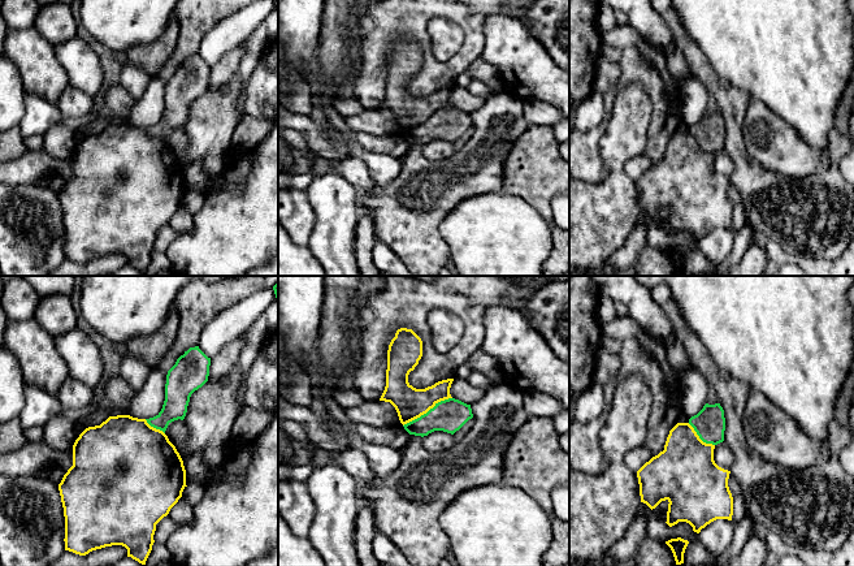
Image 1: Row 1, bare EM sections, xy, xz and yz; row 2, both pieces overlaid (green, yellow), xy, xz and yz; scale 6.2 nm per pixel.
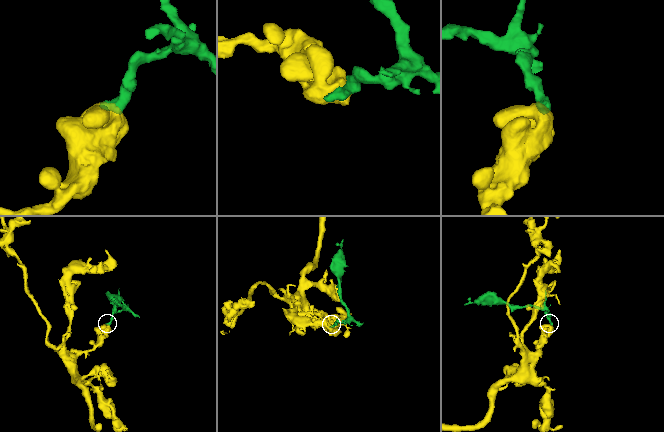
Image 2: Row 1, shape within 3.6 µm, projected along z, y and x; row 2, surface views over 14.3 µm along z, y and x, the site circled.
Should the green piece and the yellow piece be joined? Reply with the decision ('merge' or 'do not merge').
do not merge

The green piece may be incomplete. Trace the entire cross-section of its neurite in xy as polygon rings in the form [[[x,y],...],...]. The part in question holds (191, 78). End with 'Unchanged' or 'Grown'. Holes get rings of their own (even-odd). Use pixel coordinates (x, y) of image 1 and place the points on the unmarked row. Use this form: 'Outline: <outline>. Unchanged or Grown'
Outline: [[[199,55],[190,56],[168,79],[165,92],[165,109],[161,120],[147,131],[165,142],[174,129],[183,129],[191,103],[201,96],[209,85],[211,66]]]. Unchanged

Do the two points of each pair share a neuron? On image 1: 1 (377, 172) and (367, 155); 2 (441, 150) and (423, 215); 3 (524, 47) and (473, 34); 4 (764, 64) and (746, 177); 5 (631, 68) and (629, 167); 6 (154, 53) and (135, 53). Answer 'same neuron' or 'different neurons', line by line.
1: same neuron
2: different neurons
3: different neurons
4: different neurons
5: different neurons
6: same neuron

